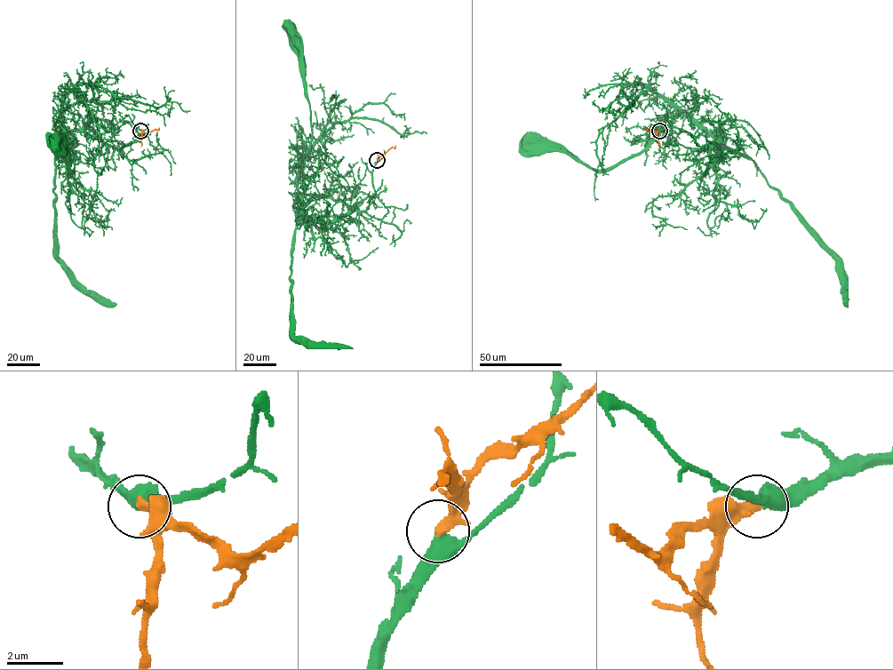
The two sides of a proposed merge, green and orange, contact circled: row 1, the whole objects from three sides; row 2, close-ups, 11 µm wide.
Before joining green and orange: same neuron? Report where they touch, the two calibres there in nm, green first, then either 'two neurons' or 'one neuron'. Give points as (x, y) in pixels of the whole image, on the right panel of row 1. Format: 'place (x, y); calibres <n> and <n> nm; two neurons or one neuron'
place (659, 131); calibres 460 and 360 nm; one neuron

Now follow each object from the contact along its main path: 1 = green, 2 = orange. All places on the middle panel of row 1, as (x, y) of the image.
1: (377, 160), (373, 195), (332, 220), (299, 218), (294, 231), (291, 331), (331, 346)
2: (377, 160), (395, 145)

